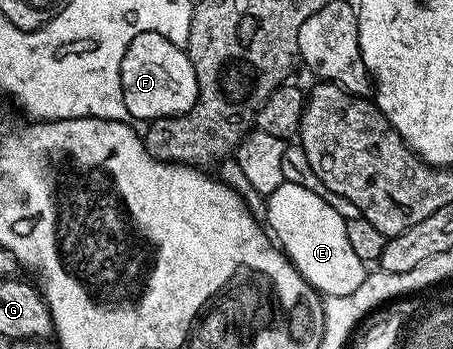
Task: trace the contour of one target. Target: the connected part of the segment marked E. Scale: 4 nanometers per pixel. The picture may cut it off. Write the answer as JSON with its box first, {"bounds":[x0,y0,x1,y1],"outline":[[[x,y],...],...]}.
{"bounds":[263,182,367,299],"outline":[[[284,182],[279,185],[279,189],[264,196],[263,203],[265,203],[263,223],[268,234],[293,263],[294,269],[313,286],[314,291],[334,299],[335,297],[347,297],[347,293],[355,293],[355,289],[363,285],[367,274],[367,264],[351,250],[351,244],[347,242],[347,221],[339,217],[335,209],[331,209],[331,205],[325,200],[321,191],[312,191],[303,185]]]}

